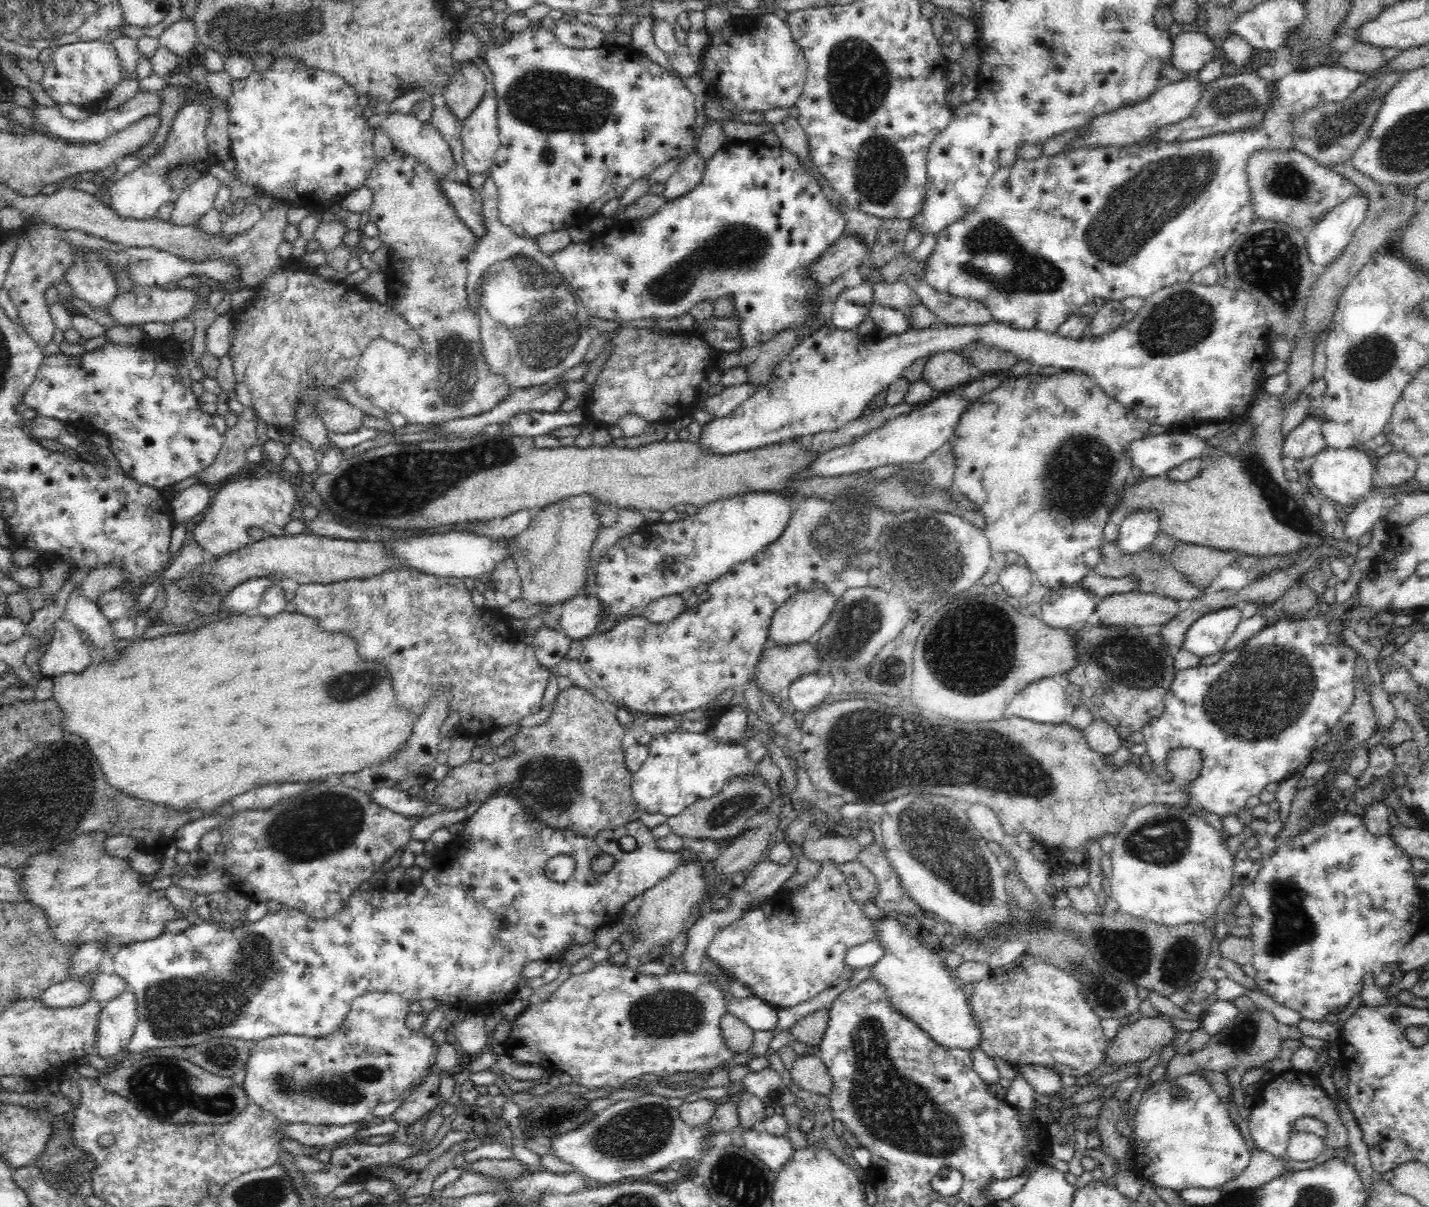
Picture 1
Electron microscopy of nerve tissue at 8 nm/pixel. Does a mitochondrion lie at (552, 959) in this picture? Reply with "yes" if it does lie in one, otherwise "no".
no

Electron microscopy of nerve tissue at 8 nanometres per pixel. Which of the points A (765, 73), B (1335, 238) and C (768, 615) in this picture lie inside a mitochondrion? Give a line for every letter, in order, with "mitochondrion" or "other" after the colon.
A: other
B: other
C: other

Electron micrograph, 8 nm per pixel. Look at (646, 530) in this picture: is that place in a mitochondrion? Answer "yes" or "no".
no

